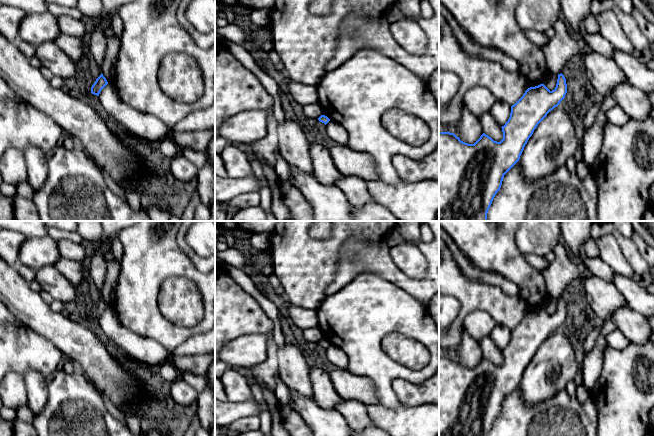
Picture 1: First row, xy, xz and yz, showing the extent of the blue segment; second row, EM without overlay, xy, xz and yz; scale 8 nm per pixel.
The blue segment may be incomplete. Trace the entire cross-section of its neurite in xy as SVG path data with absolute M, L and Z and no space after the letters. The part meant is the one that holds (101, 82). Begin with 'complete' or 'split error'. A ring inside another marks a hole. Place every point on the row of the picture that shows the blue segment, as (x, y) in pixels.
complete; M101 75L96 79L95 83L91 87L91 93L99 96L101 90L108 84L106 78Z

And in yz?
complete; M558 74L557 84L550 91L544 84L528 88L523 96L511 106L508 121L502 126L503 139L494 141L483 133L474 144L460 140L454 133L439 133L439 221L487 221L492 201L500 190L504 175L519 161L520 156L538 124L565 98L567 84L564 75Z

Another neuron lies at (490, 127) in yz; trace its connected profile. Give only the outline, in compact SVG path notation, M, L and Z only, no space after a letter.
M490 111L483 113L479 121L483 132L491 137L494 141L500 142L503 139L501 126L496 122Z

